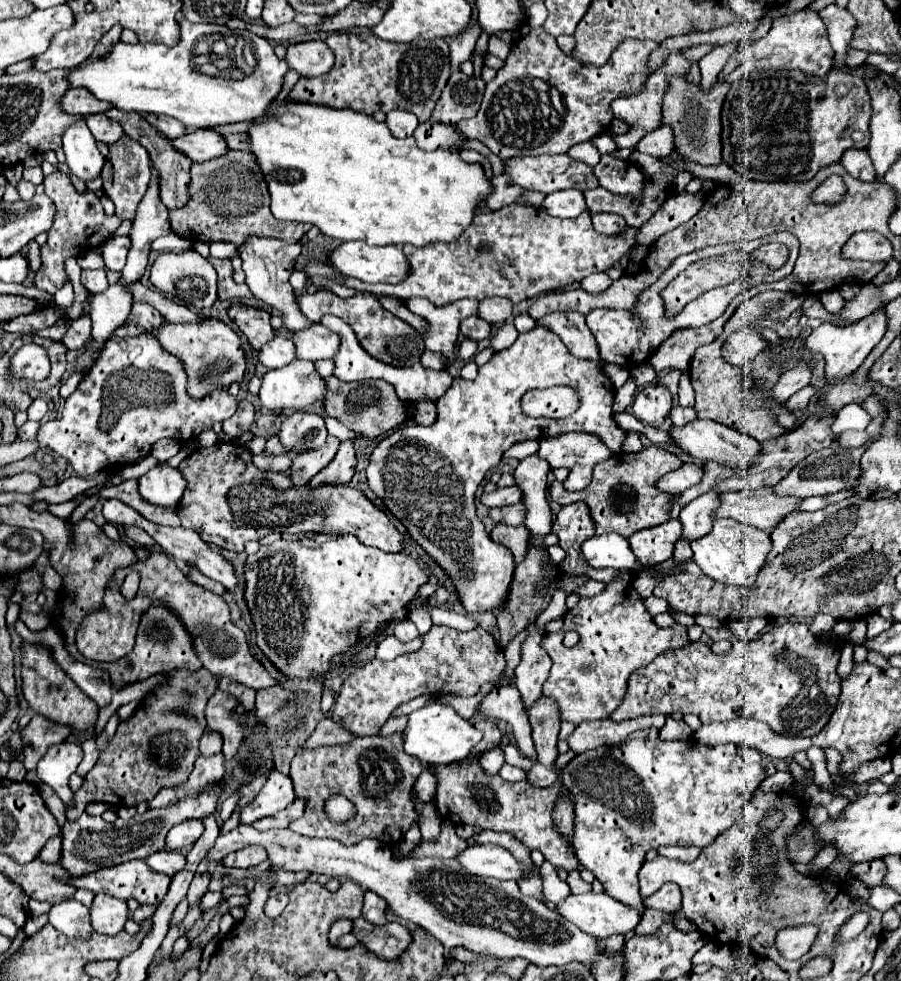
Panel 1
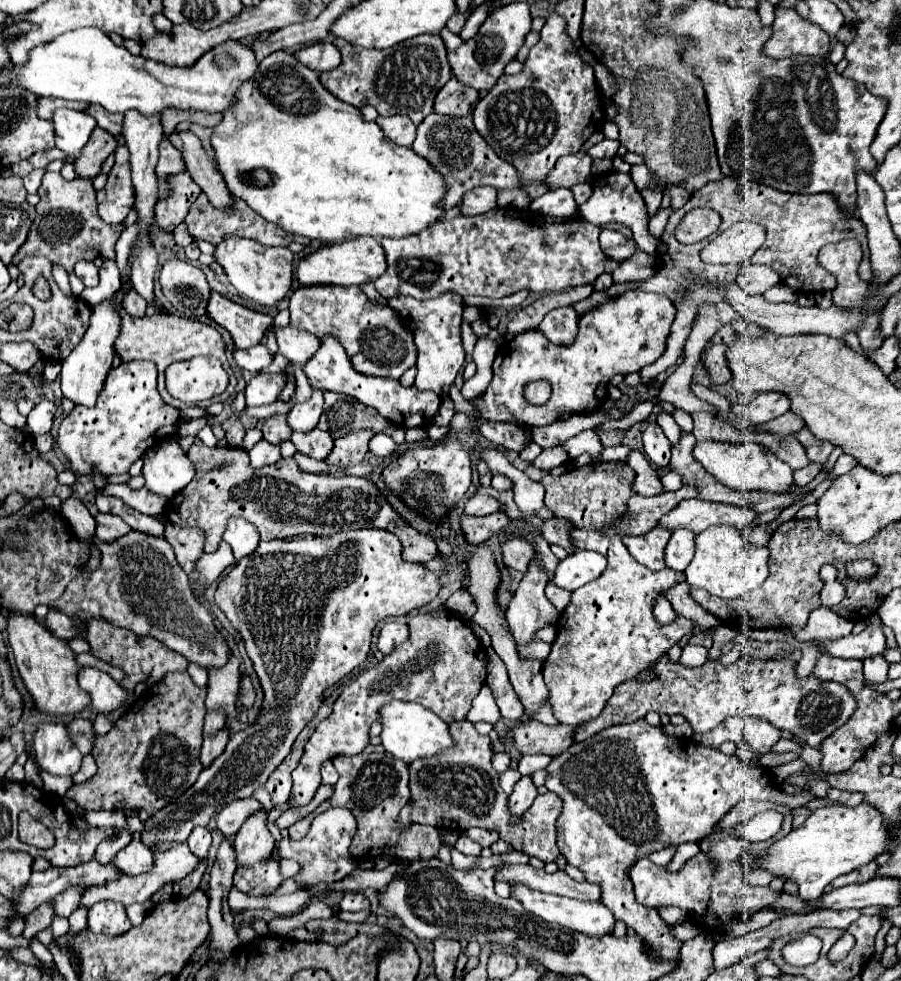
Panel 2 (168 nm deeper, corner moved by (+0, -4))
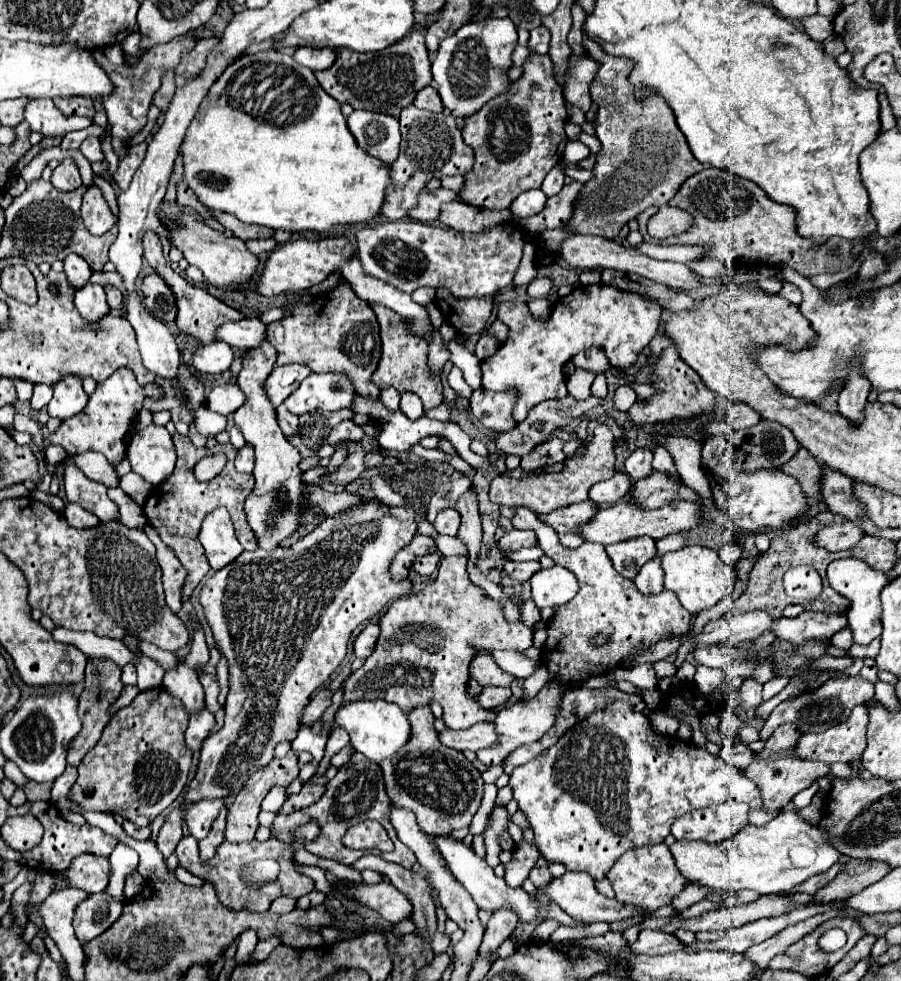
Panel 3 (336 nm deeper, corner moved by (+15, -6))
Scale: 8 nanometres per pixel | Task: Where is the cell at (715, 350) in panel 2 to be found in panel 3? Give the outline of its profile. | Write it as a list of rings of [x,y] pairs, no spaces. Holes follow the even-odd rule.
[[[668,347],[658,355],[654,363],[654,371],[650,375],[650,385],[656,389],[656,393],[650,399],[636,401],[628,411],[628,419],[630,423],[634,423],[634,427],[642,427],[650,423],[670,423],[674,419],[690,419],[696,415],[712,413],[716,409],[716,393],[712,393],[702,383],[702,379],[692,367],[680,361],[674,347]]]

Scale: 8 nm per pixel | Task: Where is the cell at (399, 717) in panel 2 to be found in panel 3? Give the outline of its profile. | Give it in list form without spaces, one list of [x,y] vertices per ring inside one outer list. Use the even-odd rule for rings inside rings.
[[[384,699],[342,703],[334,715],[334,723],[346,729],[352,747],[374,763],[380,763],[386,757],[394,755],[410,739],[410,723],[406,715],[402,713],[400,707],[396,707],[396,703],[388,703]]]

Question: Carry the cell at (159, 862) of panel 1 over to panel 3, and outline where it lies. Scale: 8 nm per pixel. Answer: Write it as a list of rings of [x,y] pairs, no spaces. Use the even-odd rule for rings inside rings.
[[[78,855],[76,859],[72,859],[70,867],[62,875],[70,887],[76,887],[92,895],[106,889],[110,877],[110,865],[106,857]]]

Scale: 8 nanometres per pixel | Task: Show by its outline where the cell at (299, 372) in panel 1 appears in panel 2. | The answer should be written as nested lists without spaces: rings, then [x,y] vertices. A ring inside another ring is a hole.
[[[259,373],[255,375],[245,389],[247,407],[259,407],[269,405],[279,399],[279,393],[283,391],[283,385],[287,385],[287,377],[281,373]]]

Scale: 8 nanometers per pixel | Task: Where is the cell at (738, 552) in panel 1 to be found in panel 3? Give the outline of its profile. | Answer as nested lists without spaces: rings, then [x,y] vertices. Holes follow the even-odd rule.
[[[688,545],[678,551],[666,553],[662,557],[662,569],[664,569],[664,589],[676,593],[678,601],[690,615],[698,615],[704,609],[714,607],[720,599],[734,590],[737,580],[737,572],[724,565],[720,555],[712,549],[700,547],[700,545]]]

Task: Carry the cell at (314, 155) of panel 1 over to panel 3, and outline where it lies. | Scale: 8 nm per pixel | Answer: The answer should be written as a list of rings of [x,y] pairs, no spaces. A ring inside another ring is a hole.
[[[276,49],[262,51],[262,53],[246,53],[222,73],[222,77],[212,85],[212,89],[208,91],[208,95],[200,103],[198,113],[196,113],[196,117],[192,119],[192,123],[190,123],[190,127],[186,131],[178,153],[182,155],[182,161],[184,161],[184,181],[194,191],[196,199],[202,205],[206,205],[208,209],[214,209],[214,211],[232,213],[242,223],[264,225],[264,227],[270,227],[270,229],[288,229],[292,233],[294,231],[306,231],[306,229],[326,231],[326,229],[334,229],[338,225],[342,225],[342,227],[360,225],[360,223],[368,223],[372,219],[378,219],[384,189],[392,183],[390,169],[384,167],[378,159],[370,157],[366,151],[360,151],[360,147],[356,145],[352,133],[346,127],[344,115],[340,113],[340,103],[336,99],[332,99],[320,87],[320,83],[316,81],[314,71],[310,71],[308,67],[298,65],[290,55],[286,55],[282,51],[276,51]]]

